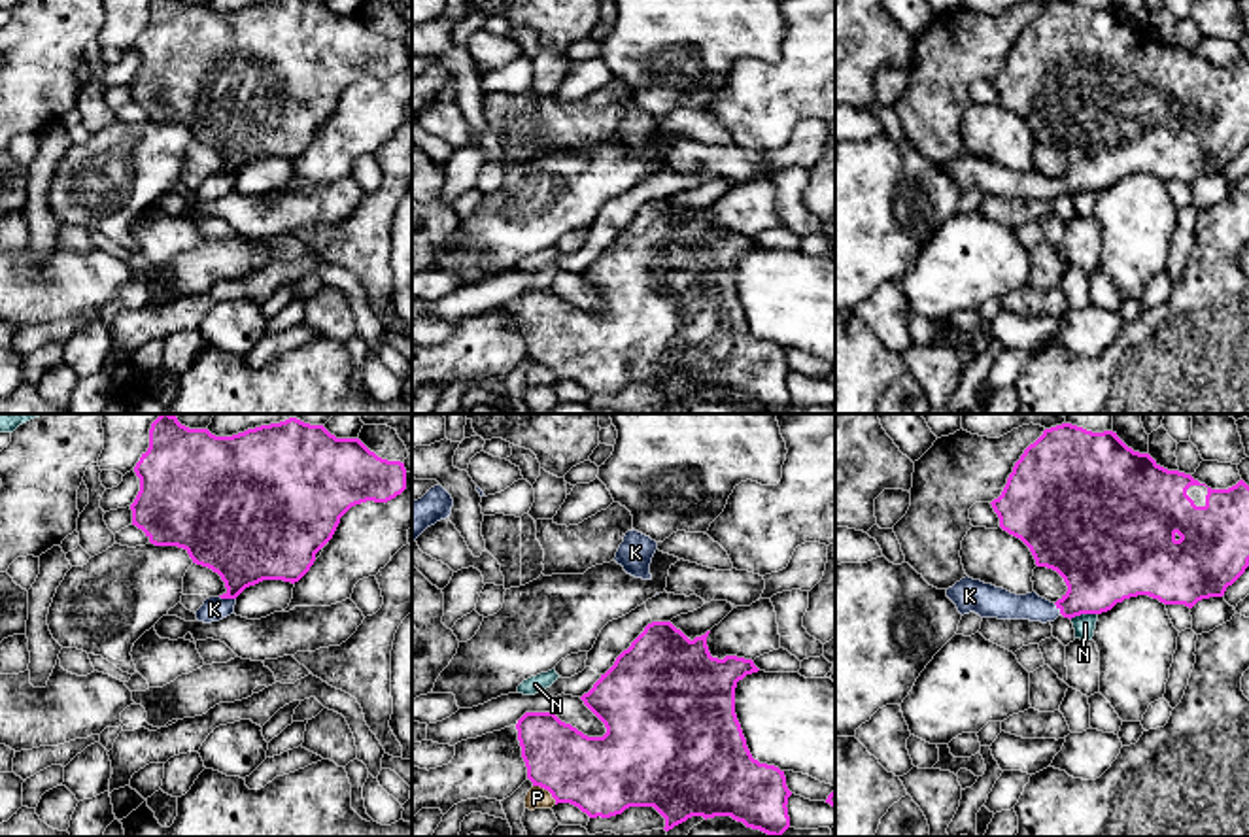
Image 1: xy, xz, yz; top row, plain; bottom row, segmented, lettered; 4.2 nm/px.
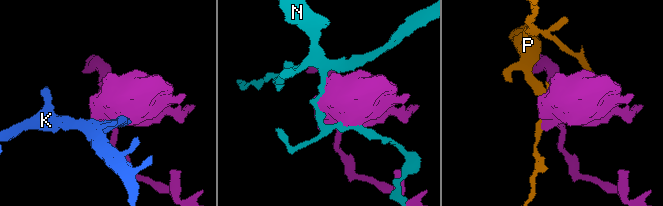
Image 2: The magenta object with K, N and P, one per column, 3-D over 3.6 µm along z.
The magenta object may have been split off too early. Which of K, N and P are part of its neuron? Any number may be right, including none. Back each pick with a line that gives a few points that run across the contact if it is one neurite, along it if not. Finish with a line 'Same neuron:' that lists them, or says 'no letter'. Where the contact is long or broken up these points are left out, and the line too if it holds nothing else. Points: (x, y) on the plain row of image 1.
K: line xy (242, 118), (242, 136), (227, 174), (214, 186)
Same neuron: K

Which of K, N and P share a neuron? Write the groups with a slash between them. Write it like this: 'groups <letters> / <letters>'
groups K / N / P

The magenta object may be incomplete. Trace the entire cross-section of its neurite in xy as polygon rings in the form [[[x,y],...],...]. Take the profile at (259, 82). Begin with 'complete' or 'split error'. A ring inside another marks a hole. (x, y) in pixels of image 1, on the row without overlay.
split error | [[[151,0],[149,25],[134,43],[140,68],[130,81],[132,102],[155,123],[183,125],[193,140],[212,145],[227,168],[210,174],[195,189],[212,200],[234,191],[236,174],[263,157],[299,159],[314,142],[316,130],[333,115],[340,94],[355,81],[387,79],[406,66],[406,45],[370,28],[359,15],[336,15],[323,2],[270,0],[232,13],[181,0]]]

